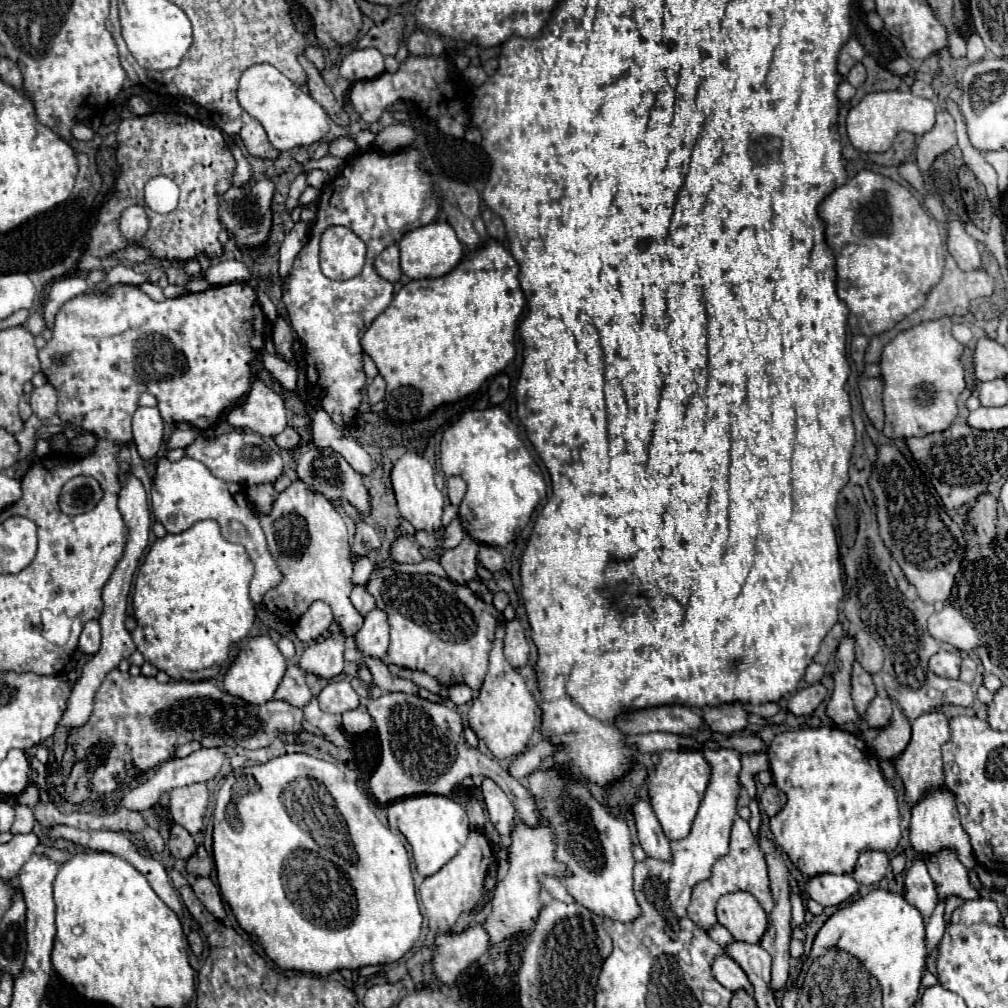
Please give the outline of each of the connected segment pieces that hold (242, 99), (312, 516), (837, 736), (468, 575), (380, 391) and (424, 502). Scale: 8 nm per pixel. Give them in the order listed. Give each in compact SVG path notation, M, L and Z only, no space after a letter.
M269 63L251 65L241 75L237 99L241 107L265 127L271 145L279 151L317 143L329 131L329 117L323 107L315 99L311 99L303 87L291 83L281 71L277 71Z
M293 481L293 485L279 493L273 501L273 509L267 515L259 515L259 523L265 531L269 553L281 569L281 585L275 585L265 593L265 607L279 619L295 625L299 617L309 609L313 601L323 601L333 609L335 623L343 635L355 635L363 625L363 615L351 605L353 553L349 535L341 513L321 495L307 491L307 485Z
M837 727L785 731L773 739L767 755L775 785L787 795L785 807L769 819L769 827L775 835L777 845L789 855L791 863L805 877L813 877L819 873L853 873L859 853L867 849L891 853L897 847L901 839L901 817L895 789L887 783L875 753L865 745L865 741L857 739L857 735L841 731Z
M465 535L465 539L455 549L443 551L439 563L445 569L447 577L459 585L467 585L469 581L473 581L477 577L475 573L477 549L479 549L479 543L475 543L469 535Z
M377 375L367 387L365 387L365 395L367 395L367 401L373 405L373 403L379 403L383 397L385 397L385 381L381 375Z
M409 453L403 455L393 465L391 481L393 481L393 491L397 497L397 507L399 507L401 517L407 519L419 531L427 531L437 537L443 537L445 527L441 523L441 515L443 515L445 497L441 495L441 491L433 483L433 467L429 465L429 461L423 457L417 457L417 455L409 455Z

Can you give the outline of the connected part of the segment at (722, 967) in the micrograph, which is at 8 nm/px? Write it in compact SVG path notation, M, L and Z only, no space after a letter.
M729 955L717 957L717 961L713 963L713 975L729 991L737 991L737 989L751 991L751 981L747 979L745 971Z

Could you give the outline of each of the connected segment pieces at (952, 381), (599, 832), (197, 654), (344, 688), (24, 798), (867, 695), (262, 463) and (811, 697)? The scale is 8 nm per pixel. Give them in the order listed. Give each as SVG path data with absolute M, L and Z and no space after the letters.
M943 317L937 321L925 321L911 329L901 331L891 343L885 345L881 355L881 381L883 381L883 407L885 427L883 433L889 439L925 437L929 433L945 431L957 417L957 397L965 389L965 369L959 363L963 345L951 335L951 319Z
M537 769L527 779L527 789L535 797L539 813L551 821L557 835L557 861L563 861L571 875L563 879L577 903L599 917L631 923L641 915L633 895L633 853L629 827L623 819L609 815L581 781L561 777L557 769Z
M199 521L179 535L157 539L139 567L133 595L137 625L131 631L131 637L145 661L177 681L203 681L215 677L235 645L245 639L253 627L255 609L249 599L251 577L253 563L249 561L245 547L225 541L215 521Z
M347 679L331 681L321 693L319 693L319 707L327 713L345 713L359 707L359 695L351 687Z
M29 785L21 795L19 795L19 803L33 809L37 803L39 803L39 791L35 785Z
M855 661L853 663L853 677L851 677L851 683L853 683L853 701L855 701L855 707L859 711L860 715L864 715L869 701L875 697L875 685L873 685L873 677Z
M234 430L225 435L205 437L203 433L185 447L185 455L193 457L209 467L209 471L229 483L243 483L243 485L261 485L261 483L275 483L285 471L283 471L283 459L281 455L269 447L269 443L253 431Z
M813 683L813 685L807 685L807 687L799 689L797 693L793 693L787 707L793 715L811 715L817 709L817 705L825 699L825 695L827 695L825 685Z

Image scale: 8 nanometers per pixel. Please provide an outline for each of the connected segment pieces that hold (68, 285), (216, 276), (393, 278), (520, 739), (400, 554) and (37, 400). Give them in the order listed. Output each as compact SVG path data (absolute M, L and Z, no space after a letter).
M67 276L55 281L51 285L47 303L44 307L44 320L46 325L52 326L59 309L73 297L79 297L87 291L85 279L78 276Z
M237 260L221 261L210 266L203 273L203 279L211 285L223 285L223 283L233 283L233 281L247 283L250 277L251 271L248 265Z
M393 243L393 245L389 245L379 257L377 257L377 261L375 261L375 269L377 269L377 273L383 277L383 279L387 279L387 281L391 281L391 283L397 283L399 279L401 279L401 263L399 263L399 247Z
M499 623L497 639L489 657L489 671L485 675L485 683L479 695L473 699L469 713L467 713L469 727L481 741L485 741L485 745L497 759L519 755L529 743L539 723L537 701L529 693L525 679L519 675L519 671L513 665L509 665L503 657L503 637L505 637L505 623Z
M399 537L393 543L393 549L391 549L391 555L389 555L387 561L389 563L391 561L399 561L399 563L421 563L423 555L421 555L421 549L417 547L415 541L411 541L409 537Z
M51 383L33 389L31 393L31 407L39 419L49 419L57 413L57 391Z

